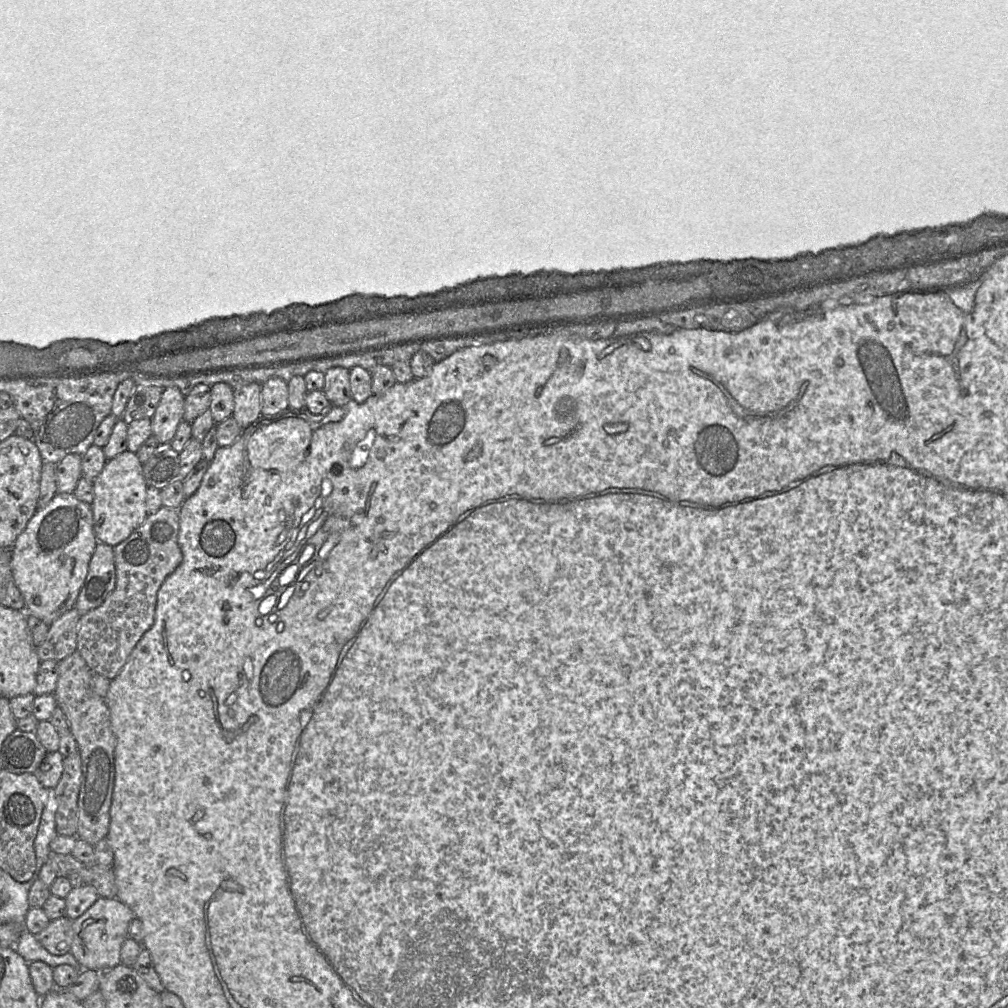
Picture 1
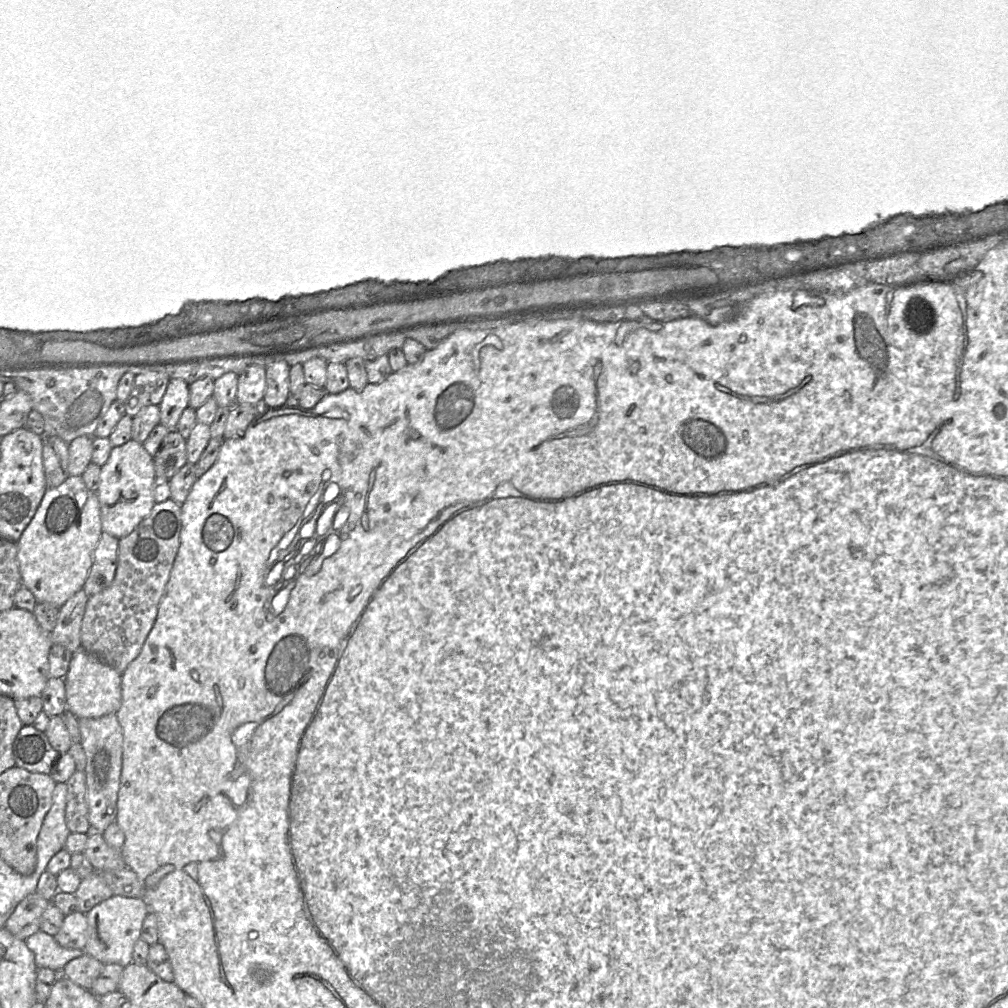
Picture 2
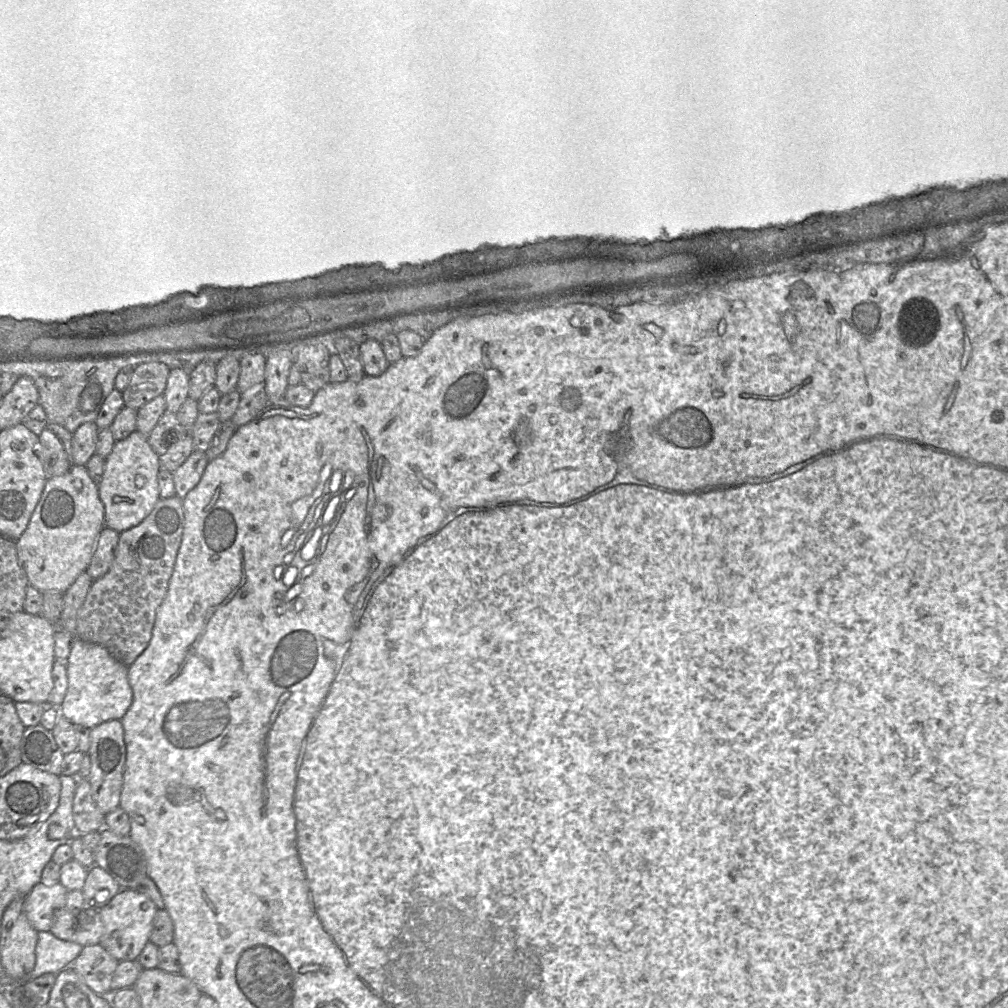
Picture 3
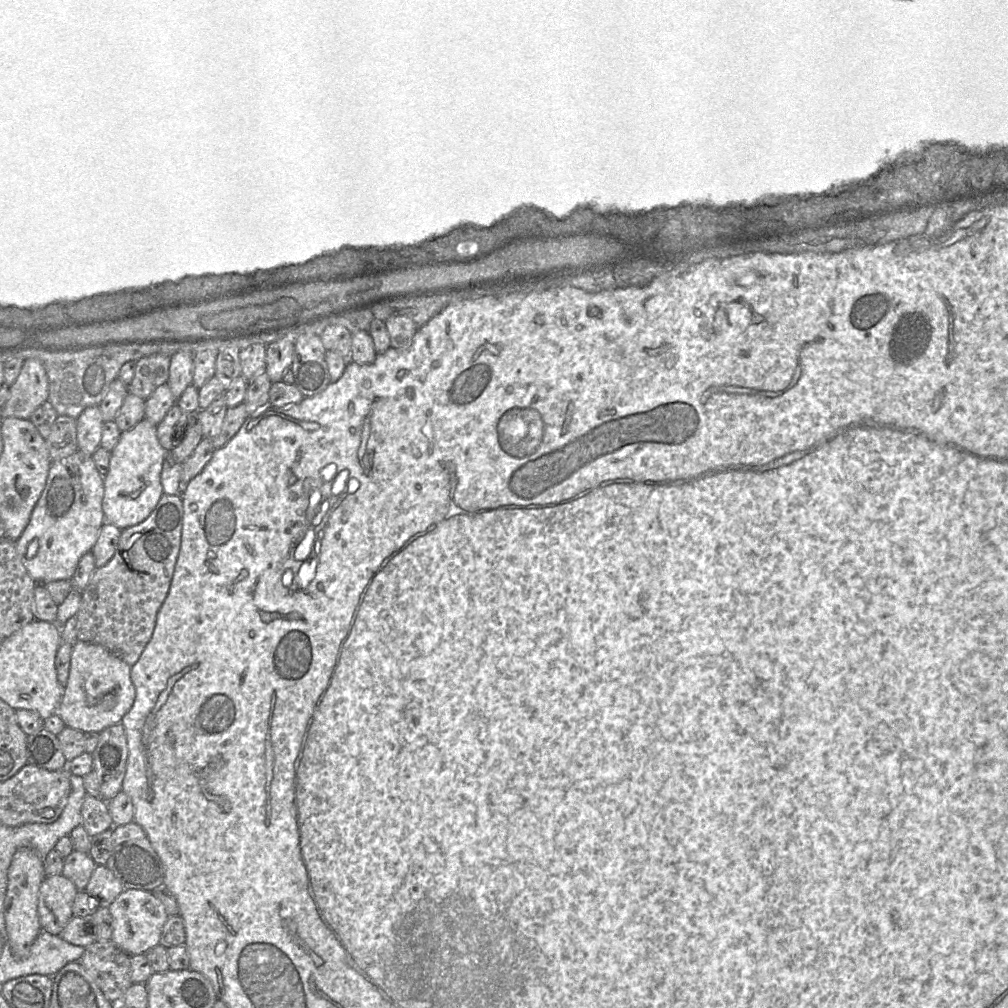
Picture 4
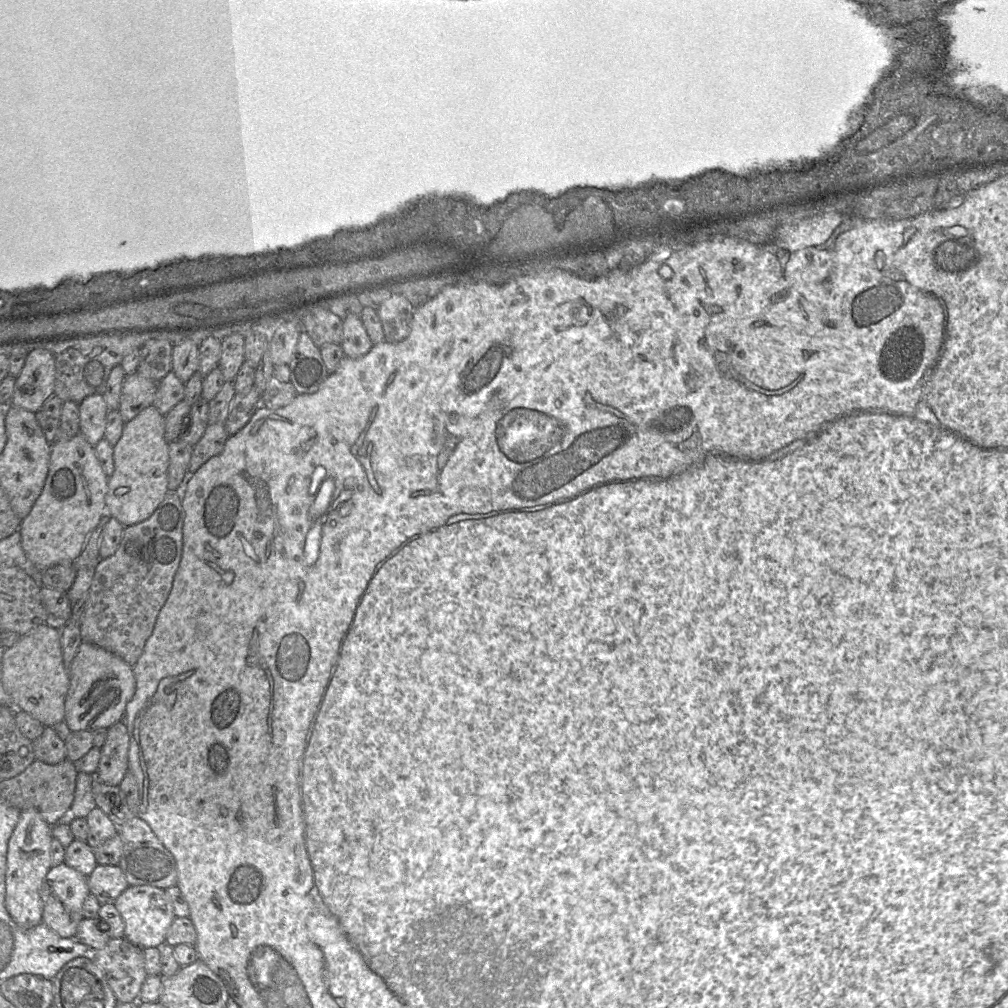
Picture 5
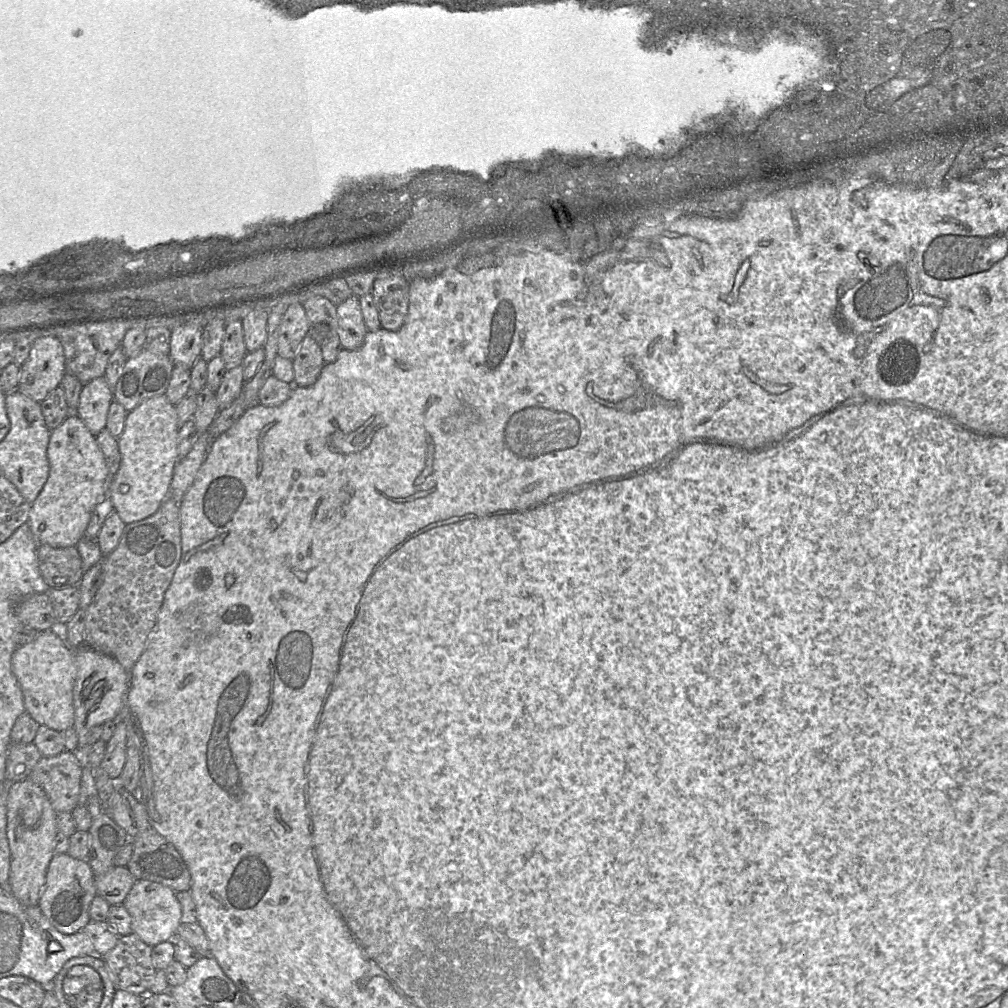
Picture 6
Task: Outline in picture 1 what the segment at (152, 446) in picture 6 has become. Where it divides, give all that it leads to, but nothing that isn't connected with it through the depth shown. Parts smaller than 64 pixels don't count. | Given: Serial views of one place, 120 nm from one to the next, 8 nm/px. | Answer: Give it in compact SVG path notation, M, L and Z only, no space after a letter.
M128 450L107 460L104 468L92 481L94 499L91 503L94 533L98 542L116 546L128 538L148 516L146 506L147 485L142 471L143 464L136 453Z

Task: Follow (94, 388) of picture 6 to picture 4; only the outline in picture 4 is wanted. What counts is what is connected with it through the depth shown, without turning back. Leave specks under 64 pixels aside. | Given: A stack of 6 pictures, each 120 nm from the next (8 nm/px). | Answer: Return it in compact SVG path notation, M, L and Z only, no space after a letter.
M99 406L86 408L76 419L78 450L92 456L101 446L103 418Z

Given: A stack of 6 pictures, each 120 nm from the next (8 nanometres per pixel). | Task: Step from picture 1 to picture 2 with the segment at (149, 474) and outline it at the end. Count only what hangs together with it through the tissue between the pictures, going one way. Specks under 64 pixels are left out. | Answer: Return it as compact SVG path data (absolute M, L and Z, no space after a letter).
M177 431L169 432L153 462L156 477L170 480L188 462L186 440Z

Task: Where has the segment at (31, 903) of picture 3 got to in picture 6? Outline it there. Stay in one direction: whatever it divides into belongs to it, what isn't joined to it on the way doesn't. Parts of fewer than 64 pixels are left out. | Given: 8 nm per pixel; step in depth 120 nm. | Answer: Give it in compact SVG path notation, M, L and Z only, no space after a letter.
M68 853L55 854L47 868L38 906L59 932L74 934L89 923L89 907L96 895L95 876L89 863L75 859Z

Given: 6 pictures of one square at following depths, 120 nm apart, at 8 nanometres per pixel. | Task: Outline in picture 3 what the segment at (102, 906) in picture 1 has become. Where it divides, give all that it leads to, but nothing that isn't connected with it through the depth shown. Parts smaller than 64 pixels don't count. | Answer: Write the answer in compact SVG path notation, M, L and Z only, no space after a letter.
M122 889L104 907L99 914L104 925L104 934L99 945L118 961L137 960L147 944L153 928L153 919L158 908L146 895L135 889Z

